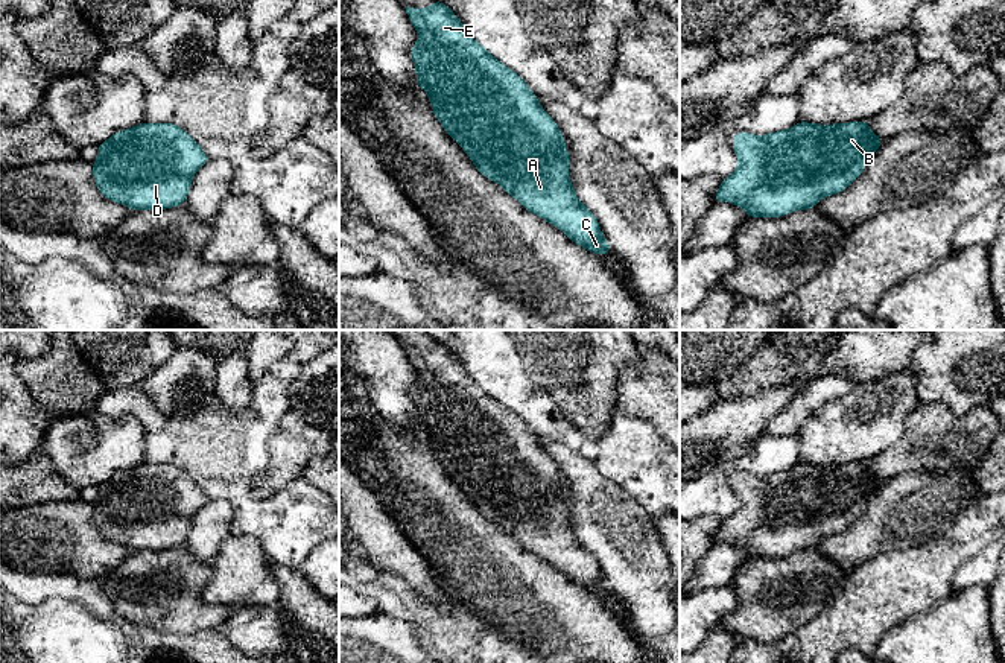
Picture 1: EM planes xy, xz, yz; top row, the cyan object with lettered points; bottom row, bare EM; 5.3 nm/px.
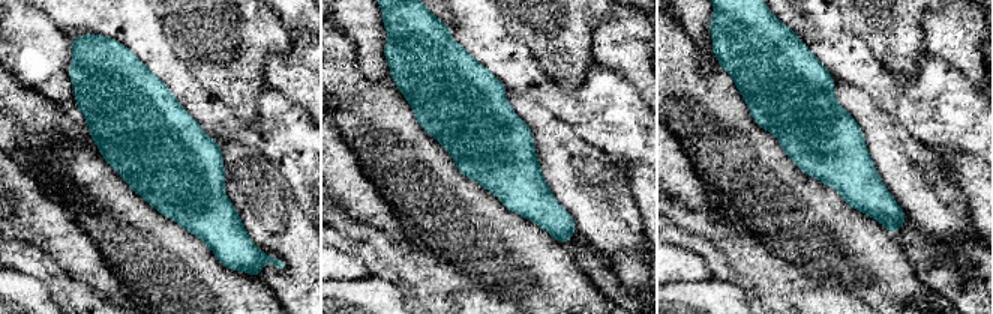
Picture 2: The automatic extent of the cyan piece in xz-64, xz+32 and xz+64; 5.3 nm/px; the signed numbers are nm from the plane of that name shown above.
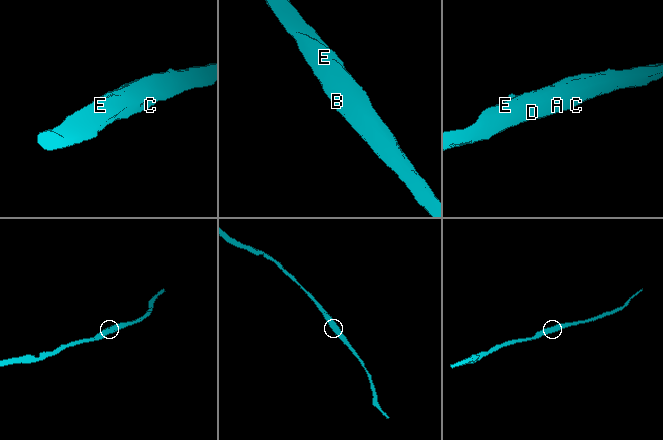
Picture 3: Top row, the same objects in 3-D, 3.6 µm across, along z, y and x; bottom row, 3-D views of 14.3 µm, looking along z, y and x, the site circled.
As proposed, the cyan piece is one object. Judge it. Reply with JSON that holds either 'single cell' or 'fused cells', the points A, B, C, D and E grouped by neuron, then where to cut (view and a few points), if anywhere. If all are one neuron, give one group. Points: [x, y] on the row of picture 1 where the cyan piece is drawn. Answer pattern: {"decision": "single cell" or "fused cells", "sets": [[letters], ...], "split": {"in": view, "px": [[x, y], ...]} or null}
{"decision": "single cell", "sets": [["A", "B", "C", "D", "E"]], "split": null}

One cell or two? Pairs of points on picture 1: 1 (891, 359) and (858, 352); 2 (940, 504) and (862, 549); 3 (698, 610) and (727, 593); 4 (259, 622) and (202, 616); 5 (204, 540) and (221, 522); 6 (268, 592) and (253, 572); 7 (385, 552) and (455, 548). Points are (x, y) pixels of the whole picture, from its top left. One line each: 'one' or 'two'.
1: one
2: one
3: one
4: two
5: one
6: one
7: two

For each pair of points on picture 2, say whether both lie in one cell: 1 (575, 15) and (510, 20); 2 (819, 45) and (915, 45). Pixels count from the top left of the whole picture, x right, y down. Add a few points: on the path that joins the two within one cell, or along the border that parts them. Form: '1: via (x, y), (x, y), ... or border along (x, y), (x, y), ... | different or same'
1: via (558, 15), (527, 15) | same
2: via (843, 26), (887, 26), (891, 30) | same

